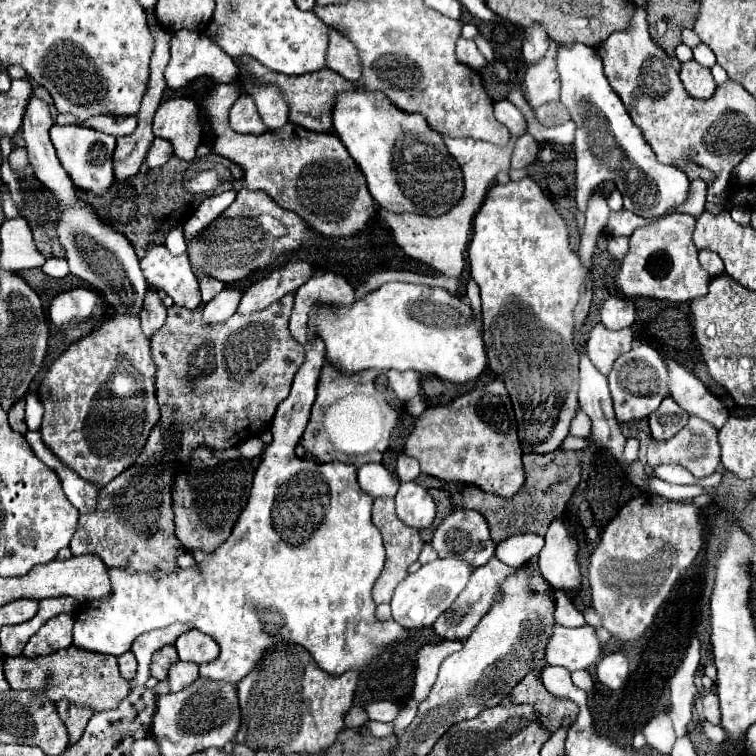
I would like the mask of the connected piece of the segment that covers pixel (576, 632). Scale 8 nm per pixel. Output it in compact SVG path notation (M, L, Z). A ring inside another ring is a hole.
M585 624L581 628L553 626L545 648L545 662L553 666L563 666L571 672L585 670L599 660L601 642L595 636L595 628Z

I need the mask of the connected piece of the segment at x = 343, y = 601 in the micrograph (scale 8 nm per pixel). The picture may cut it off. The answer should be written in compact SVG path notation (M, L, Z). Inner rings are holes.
M323 270L315 272L295 292L295 306L289 318L289 330L291 336L299 344L303 344L305 362L295 374L291 394L279 404L279 410L275 412L275 418L271 422L273 442L265 448L261 464L255 472L247 508L243 508L243 516L239 516L239 524L235 524L235 532L231 532L219 552L193 552L199 564L197 570L179 570L171 576L163 576L163 580L155 580L153 576L143 574L129 576L127 572L111 568L111 600L85 602L77 606L73 646L87 648L91 652L121 656L123 652L129 652L135 638L145 632L175 622L191 622L201 632L213 636L221 646L221 656L215 662L199 666L201 676L209 680L227 682L237 688L239 680L243 680L265 656L265 652L281 640L289 644L299 644L315 658L321 670L331 676L341 676L349 670L367 670L373 660L379 658L381 652L385 652L397 642L403 642L409 636L409 632L393 618L379 620L375 616L377 606L371 598L371 588L383 570L385 548L381 542L381 532L371 522L373 500L357 484L357 468L351 464L319 464L317 472L301 472L301 458L297 458L295 454L295 448L308 425L311 407L317 396L317 382L325 364L323 340L307 330L309 310L315 304L347 306L353 302L355 290L347 284L347 280L343 276Z

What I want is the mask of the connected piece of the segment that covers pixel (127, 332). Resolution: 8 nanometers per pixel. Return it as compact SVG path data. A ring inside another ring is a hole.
M115 316L97 332L71 344L45 374L39 386L39 398L45 408L39 430L43 442L67 468L101 488L127 470L143 450L151 428L159 420L159 406L155 400L155 362L151 358L149 340L141 332L139 316Z

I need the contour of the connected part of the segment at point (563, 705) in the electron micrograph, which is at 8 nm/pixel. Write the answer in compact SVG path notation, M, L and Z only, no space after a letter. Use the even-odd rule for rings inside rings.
M531 670L509 694L513 704L531 704L539 716L539 722L543 728L547 728L549 734L557 732L561 728L561 720L569 718L571 724L577 720L579 706L567 698L557 698L541 682L539 672Z

